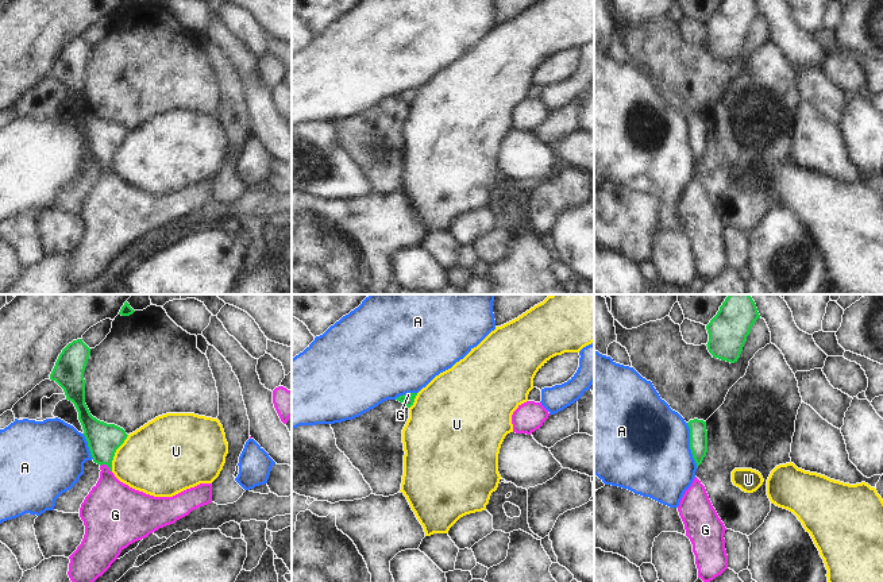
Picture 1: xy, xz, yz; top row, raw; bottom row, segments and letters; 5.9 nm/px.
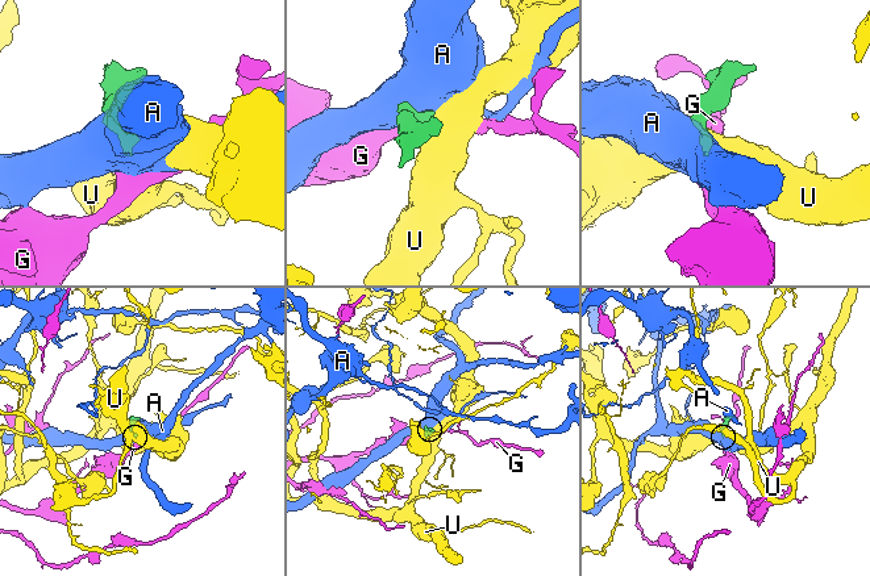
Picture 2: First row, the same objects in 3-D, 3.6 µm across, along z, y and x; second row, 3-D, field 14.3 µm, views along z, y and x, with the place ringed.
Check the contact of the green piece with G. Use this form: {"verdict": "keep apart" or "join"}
{"verdict": "join"}

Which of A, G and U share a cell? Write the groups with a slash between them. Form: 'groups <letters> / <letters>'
groups A / G / U

